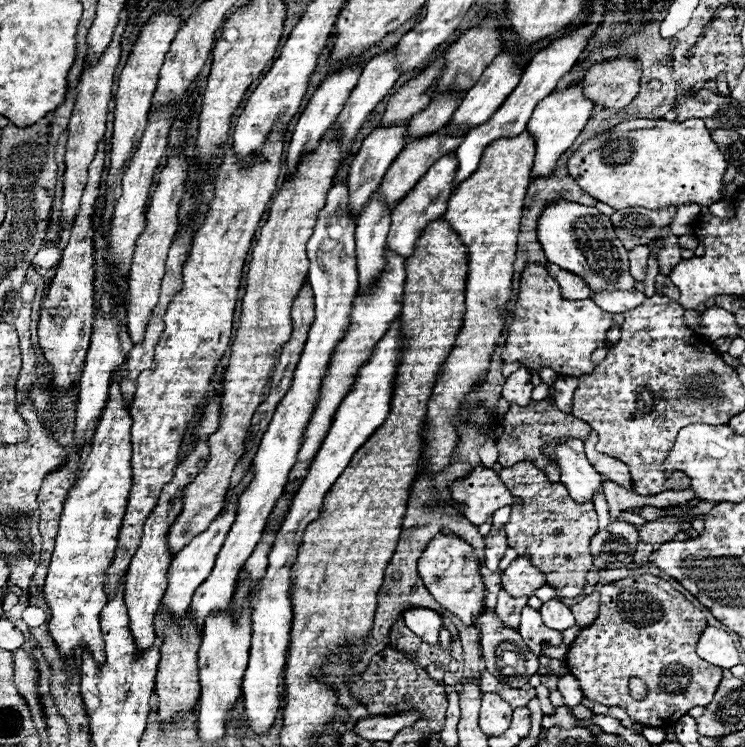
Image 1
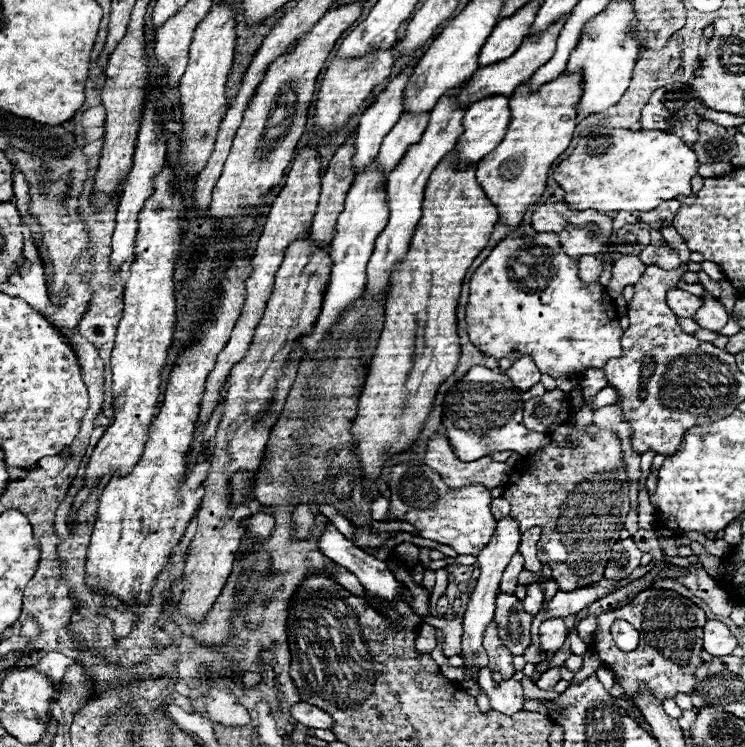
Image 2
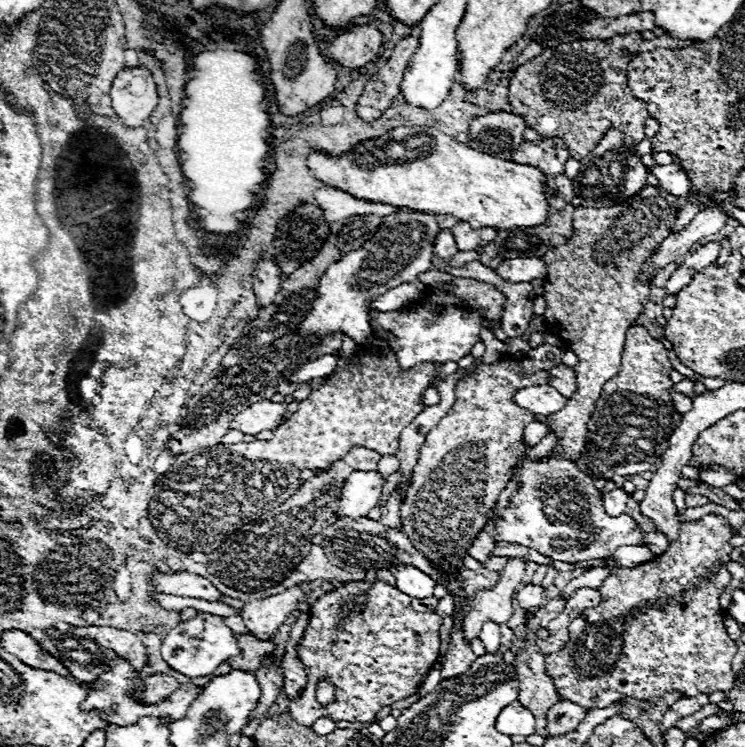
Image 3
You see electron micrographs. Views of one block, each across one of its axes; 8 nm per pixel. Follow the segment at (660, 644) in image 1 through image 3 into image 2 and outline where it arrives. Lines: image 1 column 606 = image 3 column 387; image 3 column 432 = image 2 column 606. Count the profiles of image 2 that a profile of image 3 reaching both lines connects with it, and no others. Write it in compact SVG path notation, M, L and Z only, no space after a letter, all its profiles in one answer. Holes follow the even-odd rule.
M648 588L640 592L628 606L616 612L604 612L598 616L598 630L594 636L596 652L614 674L620 676L620 686L626 690L628 698L634 698L636 688L646 684L658 700L672 698L678 692L692 692L696 680L694 670L700 666L702 658L702 628L706 624L704 610L692 600L680 596L674 590ZM614 620L626 620L640 632L640 644L632 652L624 652L616 646L610 636L610 626Z

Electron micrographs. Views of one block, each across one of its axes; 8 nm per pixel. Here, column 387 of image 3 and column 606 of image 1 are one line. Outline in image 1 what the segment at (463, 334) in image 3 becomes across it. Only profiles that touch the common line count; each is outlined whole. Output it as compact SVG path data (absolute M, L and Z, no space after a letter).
M528 264L522 272L520 292L514 308L514 322L507 331L502 352L504 362L522 362L526 366L550 366L564 376L592 374L590 354L606 344L606 332L612 328L612 314L600 310L590 298L588 302L572 302L560 296L556 280L536 264Z

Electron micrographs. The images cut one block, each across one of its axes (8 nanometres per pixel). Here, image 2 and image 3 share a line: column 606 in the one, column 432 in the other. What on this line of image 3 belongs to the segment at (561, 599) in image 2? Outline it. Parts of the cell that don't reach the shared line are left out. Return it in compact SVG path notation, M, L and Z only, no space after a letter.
M398 566L394 576L396 576L396 588L408 594L410 598L420 598L420 600L430 598L436 586L436 582L428 574L420 572L414 566Z

